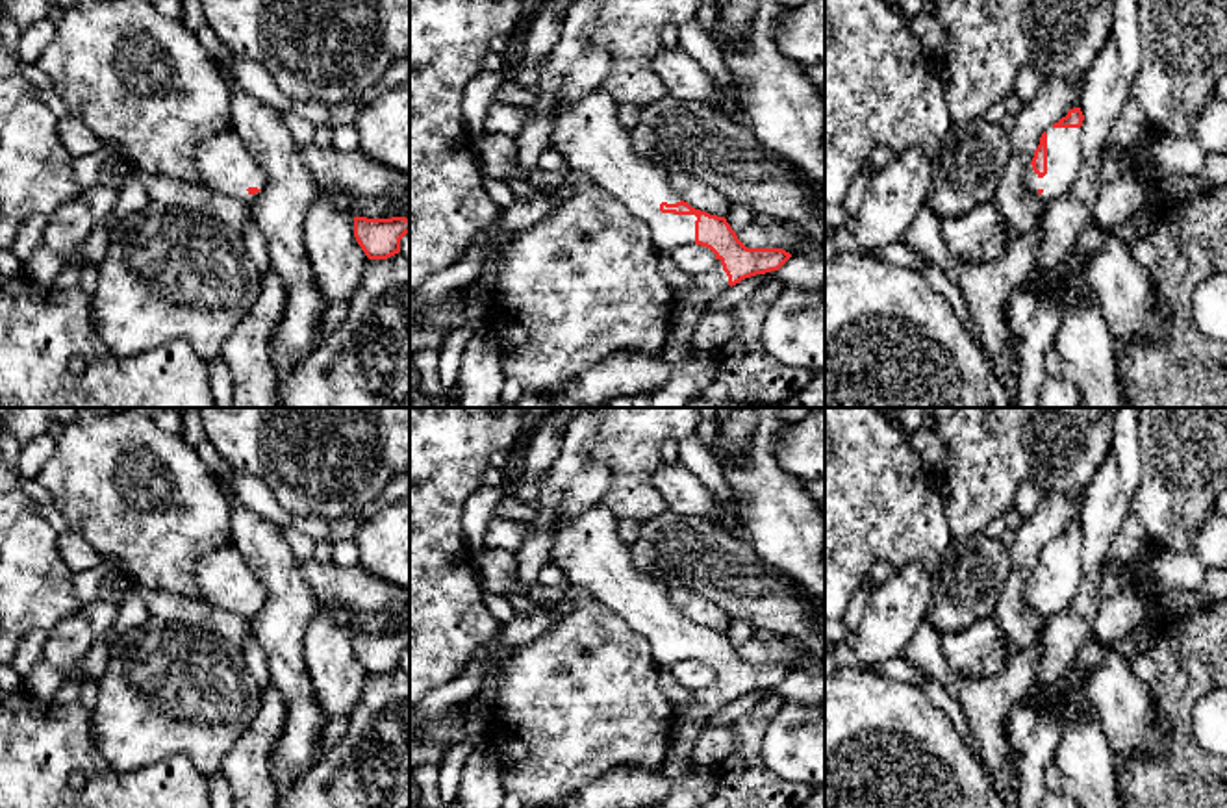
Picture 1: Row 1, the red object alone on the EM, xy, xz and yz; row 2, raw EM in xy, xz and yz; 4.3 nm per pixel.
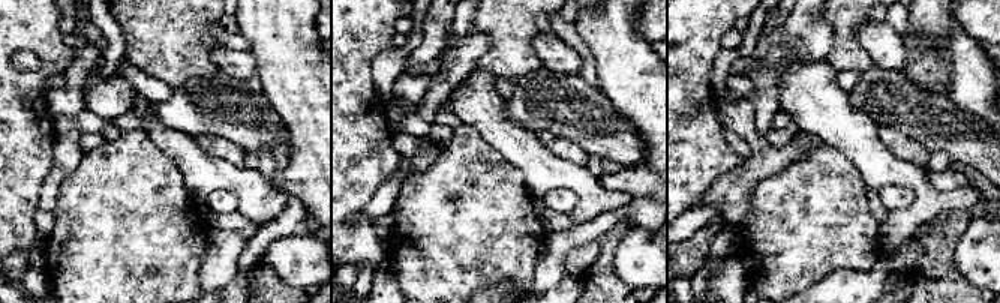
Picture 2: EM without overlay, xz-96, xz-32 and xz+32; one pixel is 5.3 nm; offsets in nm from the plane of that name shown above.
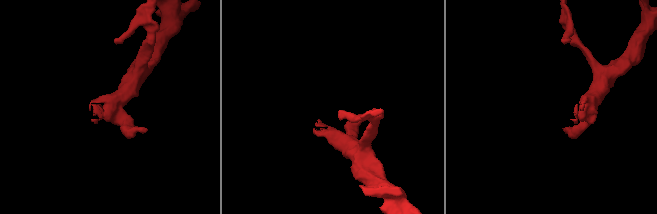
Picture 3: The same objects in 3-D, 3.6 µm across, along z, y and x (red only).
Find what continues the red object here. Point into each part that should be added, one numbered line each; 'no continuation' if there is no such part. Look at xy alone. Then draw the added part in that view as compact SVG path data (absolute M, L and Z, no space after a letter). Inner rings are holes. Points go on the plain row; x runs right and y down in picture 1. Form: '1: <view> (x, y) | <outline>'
1: xy (225, 580) | M234 545L200 556L195 580L206 604L247 619L259 610L250 610L247 604L263 604L267 597L263 582Z

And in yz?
1: yz (1064, 560) | M1082 541L1053 543L1047 549L1047 589L1040 593L1032 580L1023 589L1023 600L1044 617L1066 610L1082 584Z

